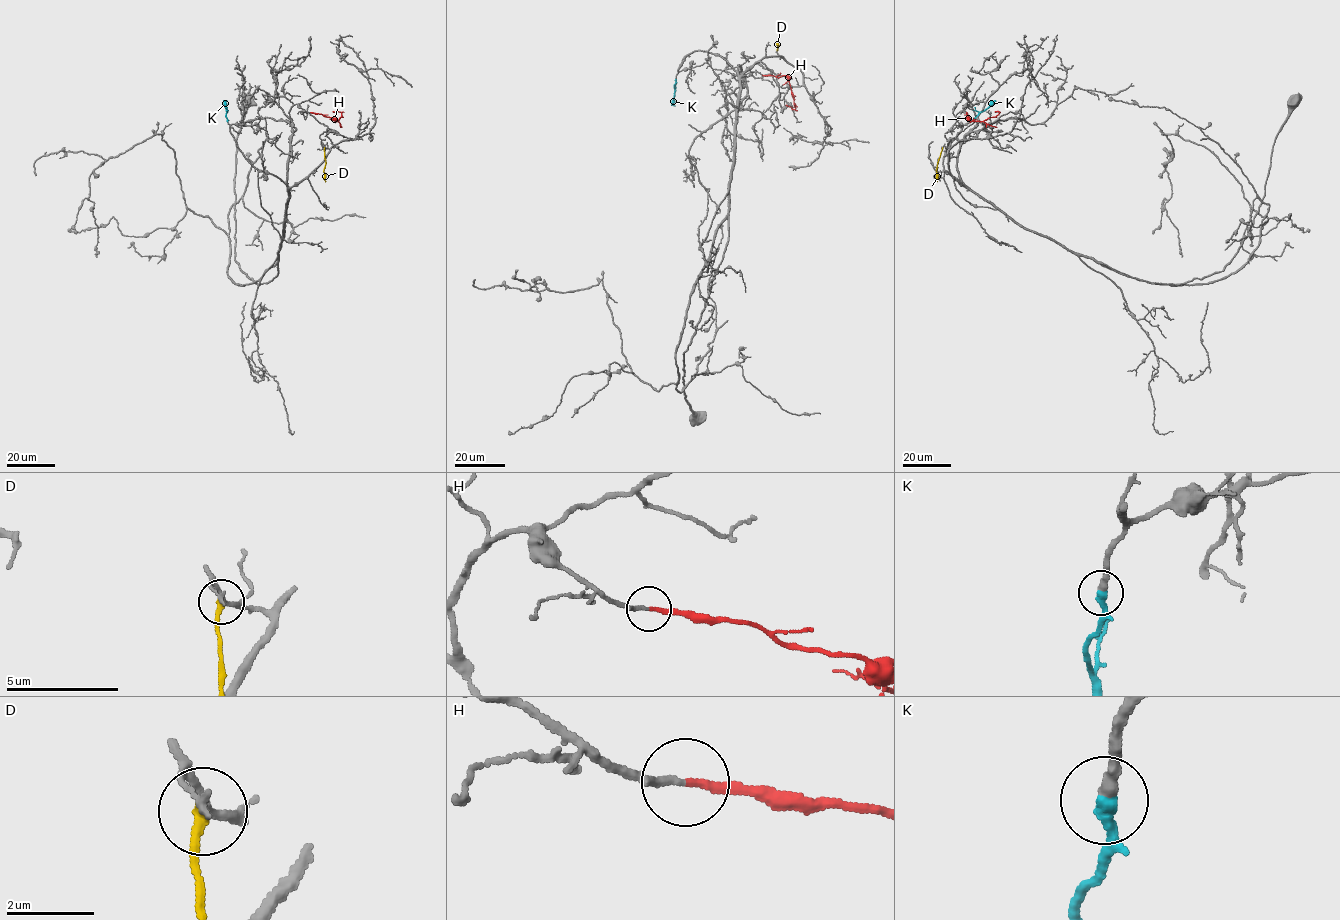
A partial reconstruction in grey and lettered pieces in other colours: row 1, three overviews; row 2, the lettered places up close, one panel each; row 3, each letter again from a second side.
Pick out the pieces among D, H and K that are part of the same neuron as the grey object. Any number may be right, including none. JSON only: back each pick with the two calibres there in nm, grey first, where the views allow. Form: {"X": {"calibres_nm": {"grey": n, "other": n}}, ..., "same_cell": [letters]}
{"H": {"calibres_nm": {"grey": 160, "other": 190}}, "K": {"calibres_nm": {"grey": 320, "other": 380}}, "same_cell": ["H", "K"]}

